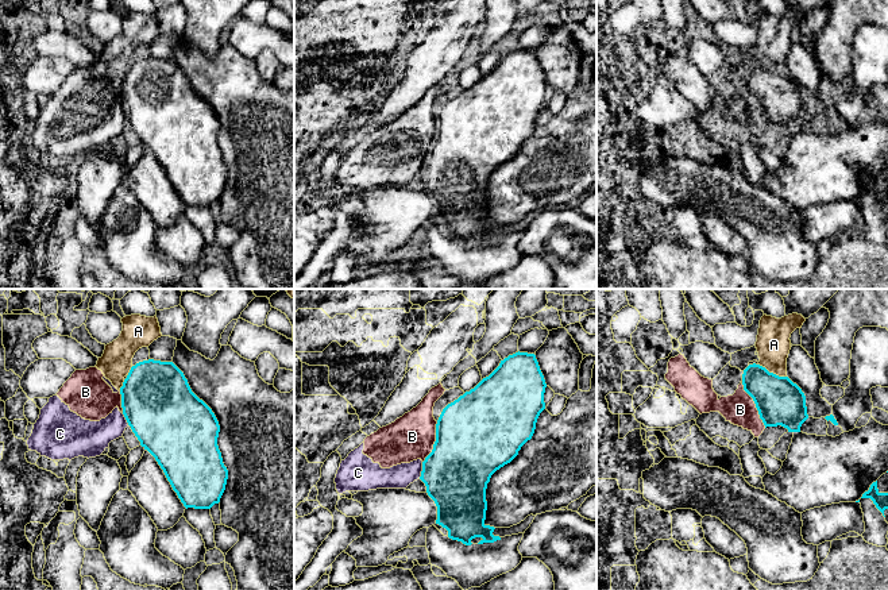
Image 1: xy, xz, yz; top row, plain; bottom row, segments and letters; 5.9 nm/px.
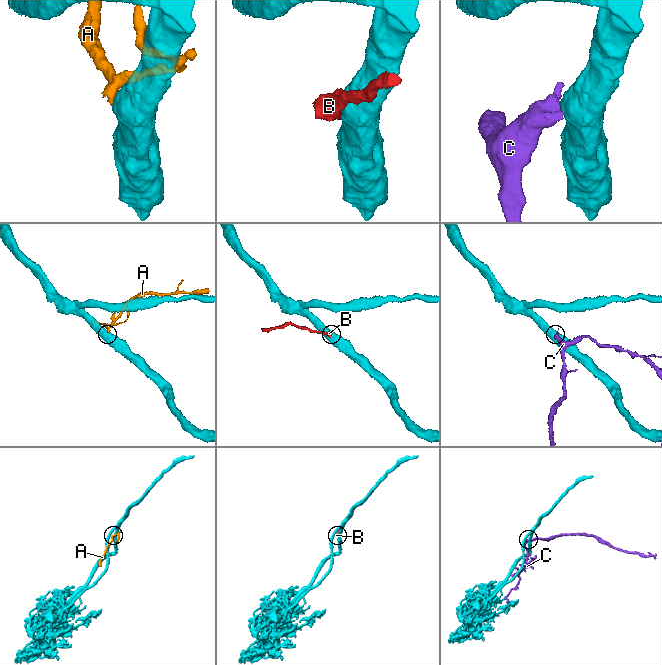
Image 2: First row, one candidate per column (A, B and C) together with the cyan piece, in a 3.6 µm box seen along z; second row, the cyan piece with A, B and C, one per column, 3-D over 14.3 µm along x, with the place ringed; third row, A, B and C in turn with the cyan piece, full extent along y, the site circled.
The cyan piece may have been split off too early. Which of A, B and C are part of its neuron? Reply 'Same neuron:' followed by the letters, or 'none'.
Same neuron: none

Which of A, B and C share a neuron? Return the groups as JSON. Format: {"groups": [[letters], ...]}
{"groups": [["A", "B", "C"]]}

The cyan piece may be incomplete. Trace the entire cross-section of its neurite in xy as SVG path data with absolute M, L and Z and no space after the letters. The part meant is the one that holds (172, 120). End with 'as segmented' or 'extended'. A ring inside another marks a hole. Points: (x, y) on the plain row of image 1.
M143 58L131 65L120 85L123 112L132 130L163 167L184 204L211 207L225 188L228 167L217 143L219 119L190 86L173 59Z; as segmented

